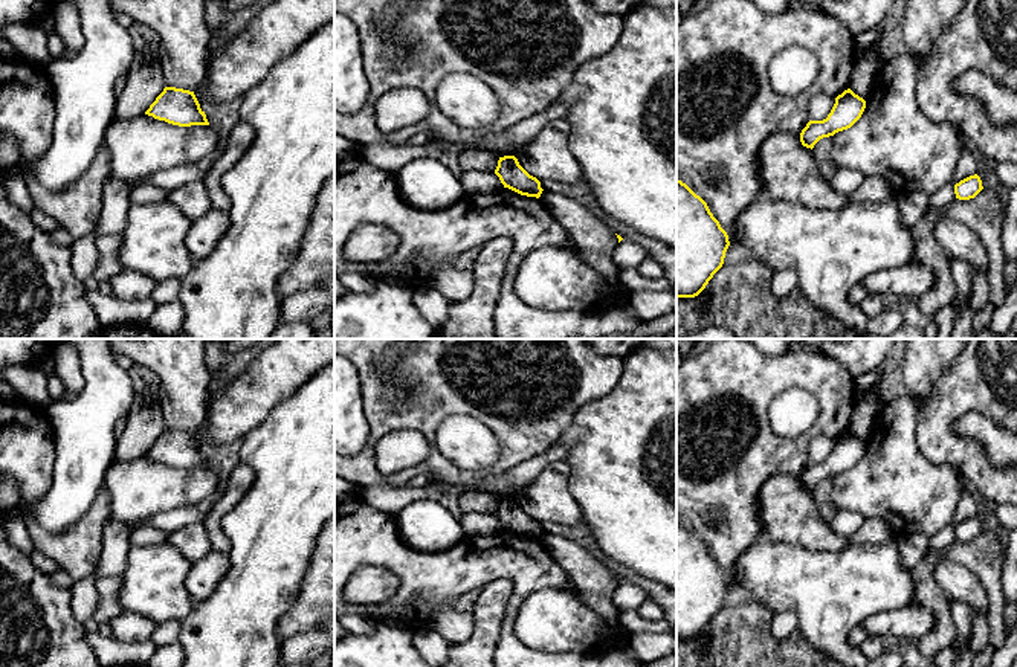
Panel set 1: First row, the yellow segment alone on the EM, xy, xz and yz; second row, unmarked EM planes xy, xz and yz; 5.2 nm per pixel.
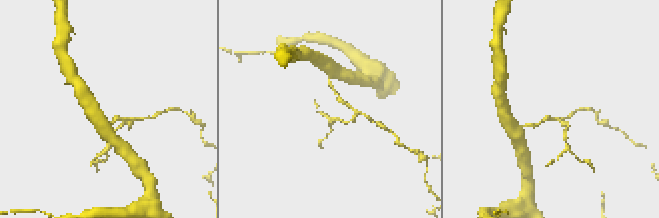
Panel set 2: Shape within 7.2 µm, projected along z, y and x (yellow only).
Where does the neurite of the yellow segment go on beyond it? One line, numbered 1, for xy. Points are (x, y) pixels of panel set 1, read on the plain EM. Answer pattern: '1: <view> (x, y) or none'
1: none

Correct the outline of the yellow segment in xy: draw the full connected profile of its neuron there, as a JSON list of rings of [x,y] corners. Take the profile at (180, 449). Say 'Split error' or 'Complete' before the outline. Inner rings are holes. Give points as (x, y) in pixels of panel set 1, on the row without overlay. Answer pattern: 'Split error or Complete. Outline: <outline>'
Complete. Outline: [[[165,429],[145,456],[179,469],[209,467],[194,433]]]

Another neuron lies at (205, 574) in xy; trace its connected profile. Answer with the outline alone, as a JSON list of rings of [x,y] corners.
[[[212,549],[203,559],[191,563],[185,586],[194,604],[209,598],[231,568],[229,554]]]

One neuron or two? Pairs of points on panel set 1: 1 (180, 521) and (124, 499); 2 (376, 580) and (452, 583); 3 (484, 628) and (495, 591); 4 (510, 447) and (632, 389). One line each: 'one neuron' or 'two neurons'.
1: two neurons
2: two neurons
3: one neuron
4: two neurons

